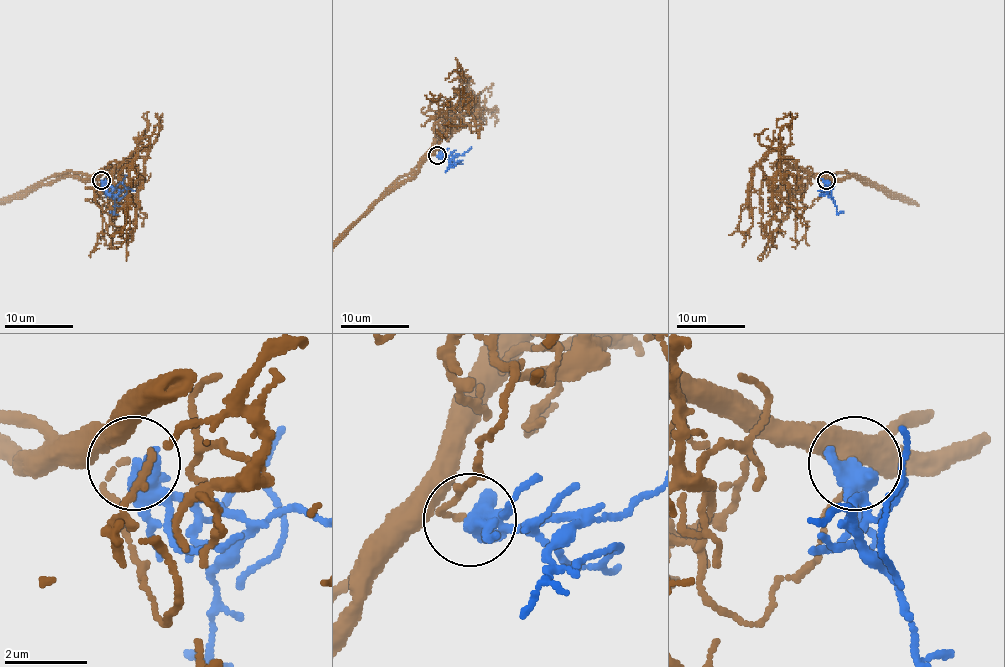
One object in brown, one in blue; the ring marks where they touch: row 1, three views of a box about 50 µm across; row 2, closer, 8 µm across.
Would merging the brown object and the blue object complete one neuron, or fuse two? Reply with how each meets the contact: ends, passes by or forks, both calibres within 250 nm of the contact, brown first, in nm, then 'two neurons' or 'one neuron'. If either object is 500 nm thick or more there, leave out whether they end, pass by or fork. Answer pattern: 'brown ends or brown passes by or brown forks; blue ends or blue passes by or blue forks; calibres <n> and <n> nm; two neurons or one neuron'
calibres 80 and 600 nm; two neurons

